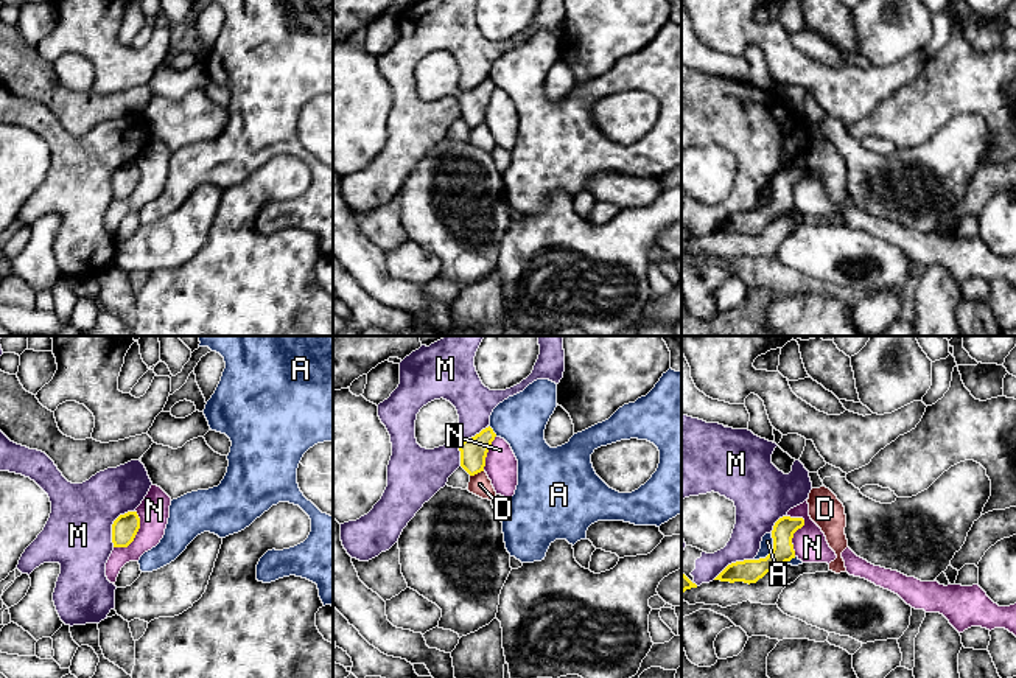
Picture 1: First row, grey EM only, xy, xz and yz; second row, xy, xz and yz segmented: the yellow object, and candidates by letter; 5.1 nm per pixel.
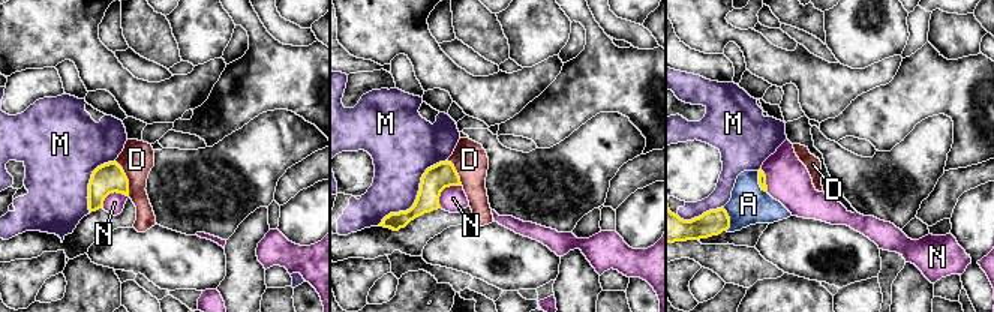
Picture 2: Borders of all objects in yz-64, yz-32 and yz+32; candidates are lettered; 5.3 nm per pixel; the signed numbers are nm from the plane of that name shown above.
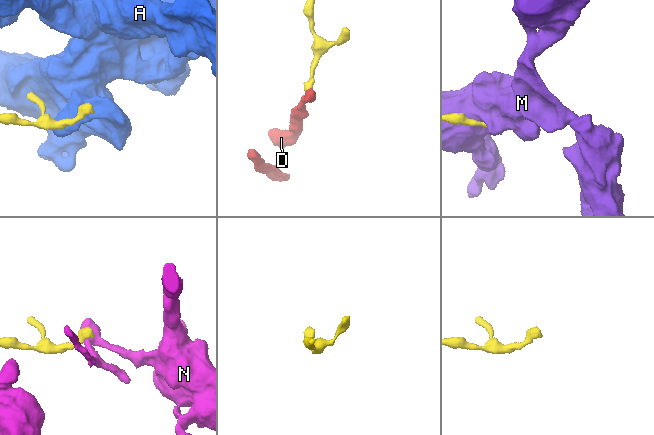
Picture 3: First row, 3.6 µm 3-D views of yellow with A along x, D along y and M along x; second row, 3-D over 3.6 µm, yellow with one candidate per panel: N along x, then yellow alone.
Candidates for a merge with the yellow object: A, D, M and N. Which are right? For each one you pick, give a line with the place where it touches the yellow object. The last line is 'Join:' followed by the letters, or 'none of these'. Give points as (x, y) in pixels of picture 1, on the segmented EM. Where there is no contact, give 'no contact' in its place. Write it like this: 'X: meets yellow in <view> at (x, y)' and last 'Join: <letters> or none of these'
Join: none of these

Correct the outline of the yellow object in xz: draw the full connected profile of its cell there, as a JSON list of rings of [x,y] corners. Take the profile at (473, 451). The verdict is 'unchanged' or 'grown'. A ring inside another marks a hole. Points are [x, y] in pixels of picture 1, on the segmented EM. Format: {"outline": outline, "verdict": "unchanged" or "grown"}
{"outline": [[[489,426],[482,429],[475,437],[464,440],[459,443],[461,451],[461,467],[470,474],[475,476],[484,471],[485,457],[492,442],[495,440],[496,434]]], "verdict": "unchanged"}

